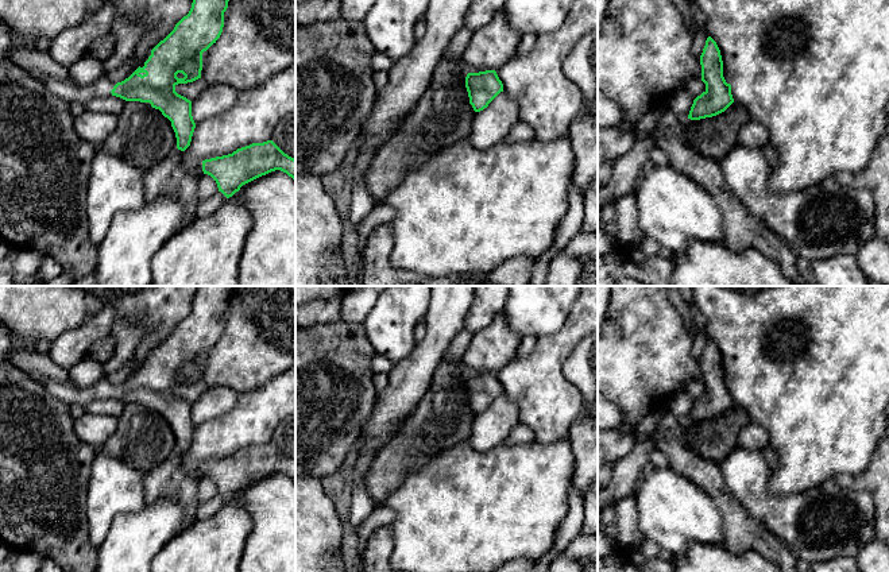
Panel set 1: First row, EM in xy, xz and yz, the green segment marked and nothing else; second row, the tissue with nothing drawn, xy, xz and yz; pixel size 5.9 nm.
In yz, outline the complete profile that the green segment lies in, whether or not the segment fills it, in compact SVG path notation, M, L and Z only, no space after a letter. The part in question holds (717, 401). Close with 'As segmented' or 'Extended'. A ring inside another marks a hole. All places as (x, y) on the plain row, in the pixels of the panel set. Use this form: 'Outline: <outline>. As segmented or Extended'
Outline: M708 339L700 358L706 393L693 402L688 421L700 422L724 414L733 405L731 387L723 379L723 363L716 344Z. As segmented

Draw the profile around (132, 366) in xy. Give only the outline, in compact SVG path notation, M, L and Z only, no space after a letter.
M135 358L127 362L119 371L111 374L108 379L113 384L121 384L128 380L143 364L139 364Z

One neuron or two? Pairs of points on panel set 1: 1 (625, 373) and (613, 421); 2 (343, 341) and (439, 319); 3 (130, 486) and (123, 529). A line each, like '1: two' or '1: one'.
1: two
2: two
3: two

